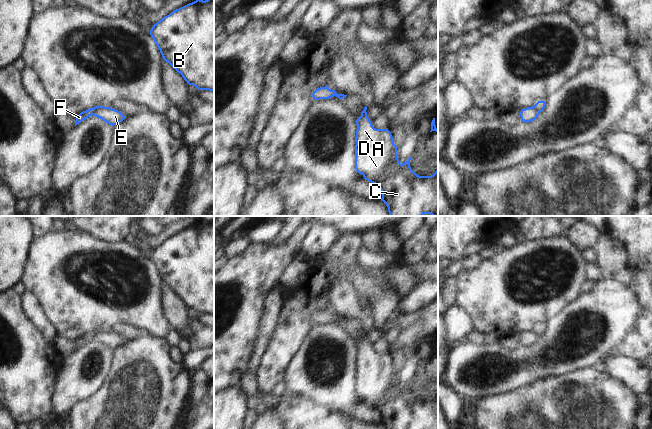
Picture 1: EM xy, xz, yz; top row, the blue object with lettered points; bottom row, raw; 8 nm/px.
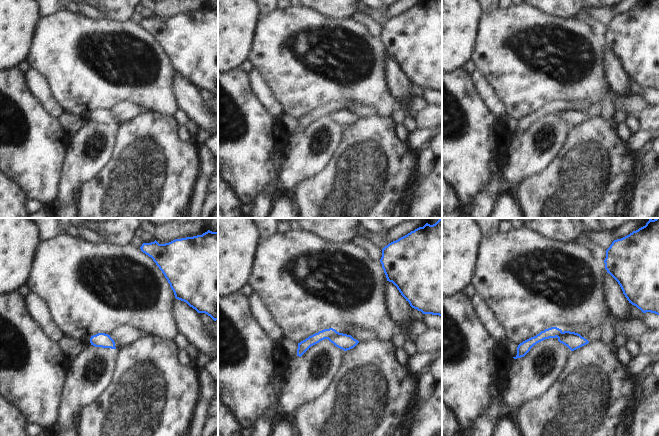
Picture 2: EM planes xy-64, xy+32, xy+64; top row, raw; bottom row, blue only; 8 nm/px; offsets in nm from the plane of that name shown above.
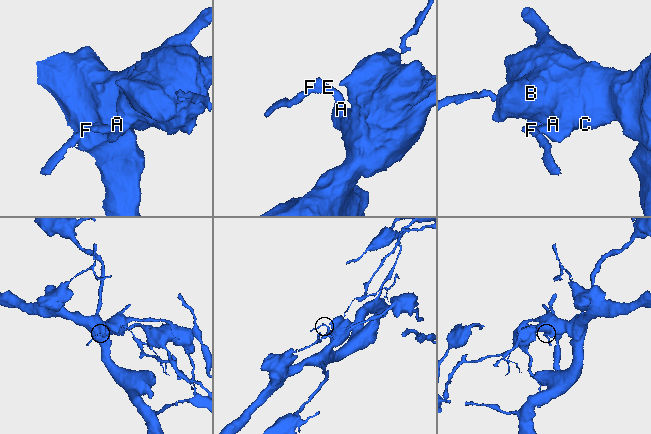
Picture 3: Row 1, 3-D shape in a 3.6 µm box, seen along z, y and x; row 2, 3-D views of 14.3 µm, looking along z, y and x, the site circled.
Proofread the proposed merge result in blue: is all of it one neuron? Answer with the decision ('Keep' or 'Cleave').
Cleave.

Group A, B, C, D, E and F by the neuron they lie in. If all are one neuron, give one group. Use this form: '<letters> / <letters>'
A B C D E / F

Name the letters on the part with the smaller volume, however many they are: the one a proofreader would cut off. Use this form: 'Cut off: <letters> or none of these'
Cut off: F

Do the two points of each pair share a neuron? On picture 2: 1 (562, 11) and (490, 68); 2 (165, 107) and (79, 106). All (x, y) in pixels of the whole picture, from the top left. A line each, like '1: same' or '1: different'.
1: different
2: same

